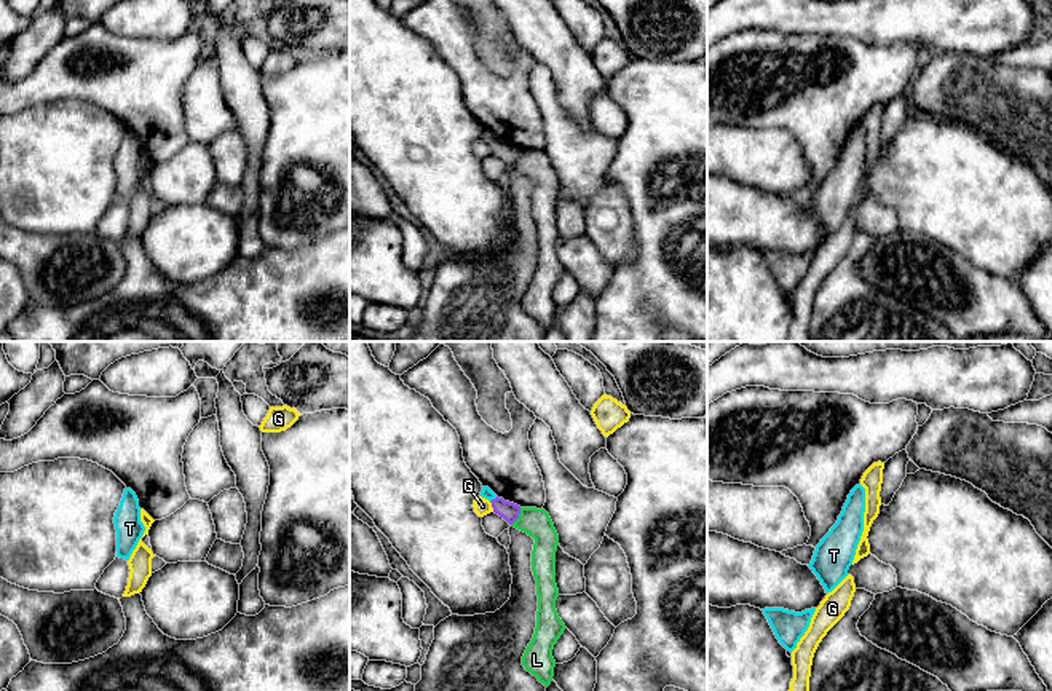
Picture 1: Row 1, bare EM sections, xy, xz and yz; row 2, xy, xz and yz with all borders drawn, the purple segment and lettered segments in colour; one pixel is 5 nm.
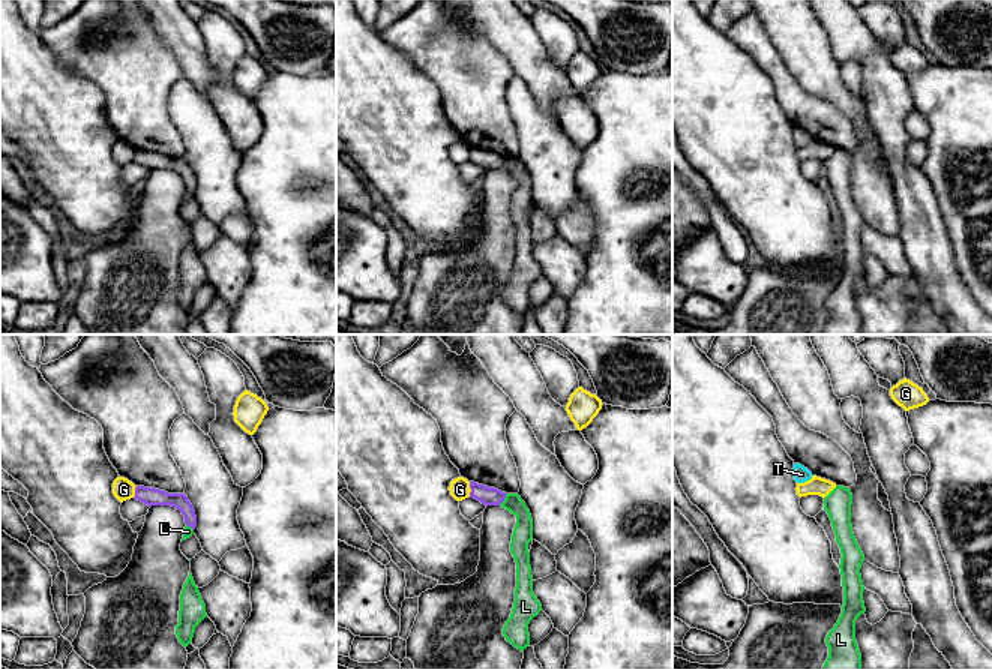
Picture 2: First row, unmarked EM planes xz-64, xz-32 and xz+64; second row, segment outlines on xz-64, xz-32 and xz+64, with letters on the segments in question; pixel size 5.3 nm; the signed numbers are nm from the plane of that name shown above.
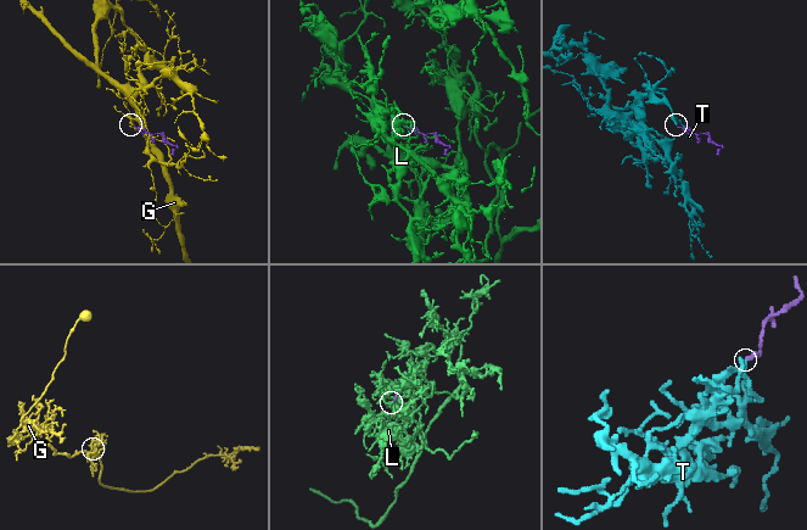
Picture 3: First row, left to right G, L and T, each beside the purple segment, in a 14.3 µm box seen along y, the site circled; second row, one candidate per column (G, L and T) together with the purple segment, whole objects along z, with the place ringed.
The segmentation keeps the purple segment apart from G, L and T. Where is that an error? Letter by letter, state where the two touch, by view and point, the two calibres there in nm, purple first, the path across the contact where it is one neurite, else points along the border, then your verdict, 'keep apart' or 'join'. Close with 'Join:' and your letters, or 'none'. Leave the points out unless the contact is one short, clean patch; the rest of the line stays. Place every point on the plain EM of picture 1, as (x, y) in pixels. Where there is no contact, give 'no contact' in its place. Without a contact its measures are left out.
G: contact xz (492, 149); calibres 90 and 90 nm; keep apart
L: contact xz (518, 160); calibres 90 and 140 nm; keep apart
T: contact xz (495, 141); calibres 90 and 60 nm; way xz (510, 153), (495, 141), (487, 136); join
Join: T

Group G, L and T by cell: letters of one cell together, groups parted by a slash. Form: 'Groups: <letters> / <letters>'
Groups: G / L / T

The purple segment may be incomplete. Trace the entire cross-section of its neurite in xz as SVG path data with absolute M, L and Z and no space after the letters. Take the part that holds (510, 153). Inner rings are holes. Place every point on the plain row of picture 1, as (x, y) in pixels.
M482 129L481 139L492 145L493 155L512 168L520 156L520 148L498 140L488 129Z

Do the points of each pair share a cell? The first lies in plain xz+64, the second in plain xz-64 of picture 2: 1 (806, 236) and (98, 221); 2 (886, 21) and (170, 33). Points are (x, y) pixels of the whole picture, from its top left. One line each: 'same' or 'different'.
1: same
2: different

